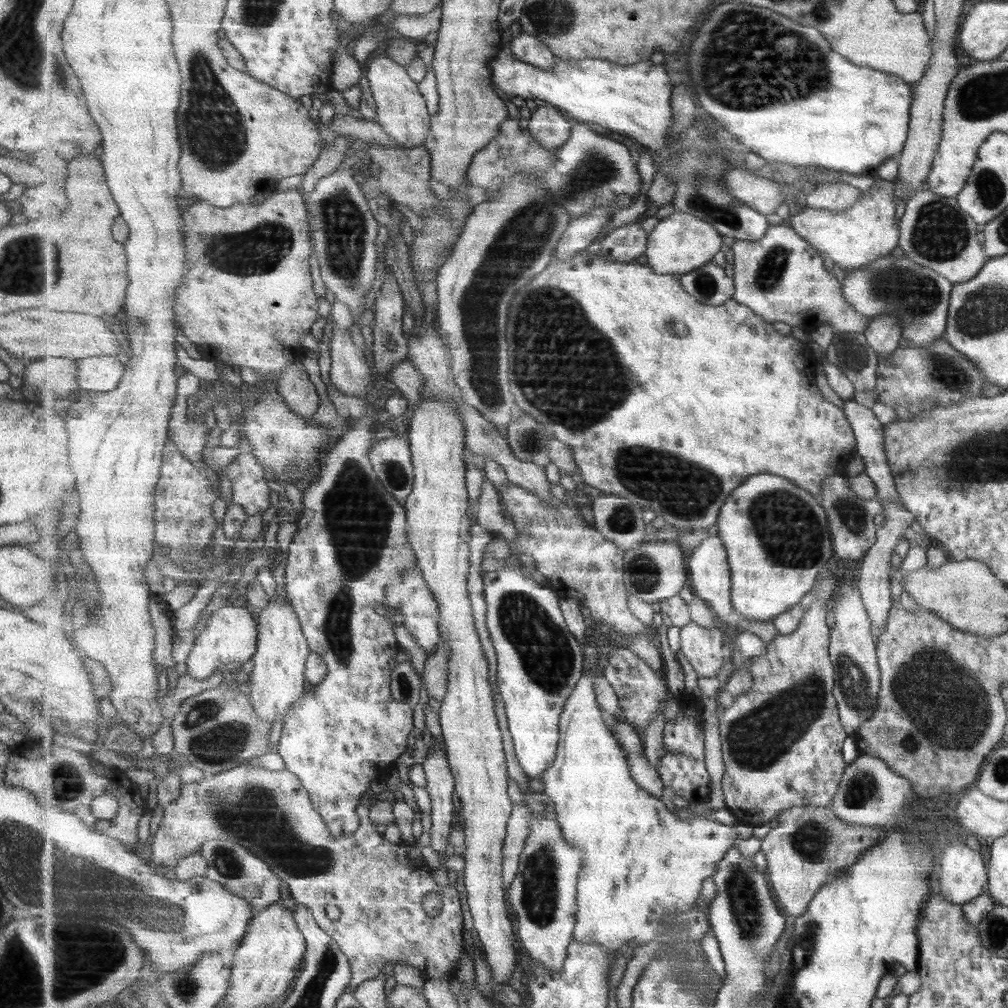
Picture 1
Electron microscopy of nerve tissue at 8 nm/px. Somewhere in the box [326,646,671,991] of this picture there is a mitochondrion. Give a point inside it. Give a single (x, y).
(539, 896)

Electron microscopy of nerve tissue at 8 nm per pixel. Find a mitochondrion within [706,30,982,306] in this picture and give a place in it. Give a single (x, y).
(940, 232)

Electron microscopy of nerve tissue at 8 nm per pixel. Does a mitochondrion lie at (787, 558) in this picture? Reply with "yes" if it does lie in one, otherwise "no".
yes

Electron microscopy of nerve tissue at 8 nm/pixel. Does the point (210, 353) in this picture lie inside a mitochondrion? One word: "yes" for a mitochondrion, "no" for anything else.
no

